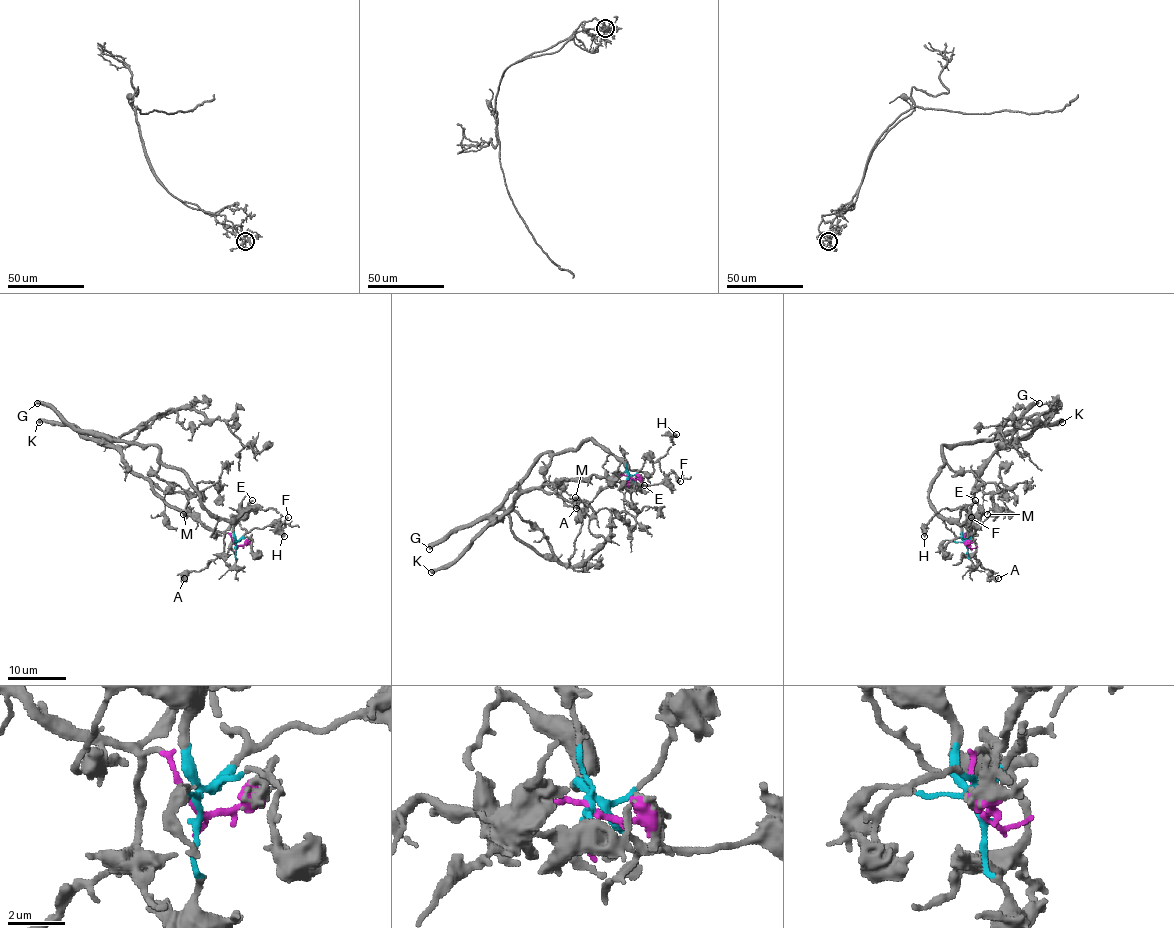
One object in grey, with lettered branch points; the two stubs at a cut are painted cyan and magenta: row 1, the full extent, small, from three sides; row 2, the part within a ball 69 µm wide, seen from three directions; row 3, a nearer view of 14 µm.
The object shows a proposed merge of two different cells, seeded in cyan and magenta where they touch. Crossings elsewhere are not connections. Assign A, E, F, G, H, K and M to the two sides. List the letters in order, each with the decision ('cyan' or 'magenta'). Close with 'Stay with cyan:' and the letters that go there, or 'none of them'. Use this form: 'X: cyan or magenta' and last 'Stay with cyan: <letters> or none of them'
A: magenta
E: magenta
F: cyan
G: cyan
H: cyan
K: magenta
M: magenta
Stay with cyan: F, G, H

